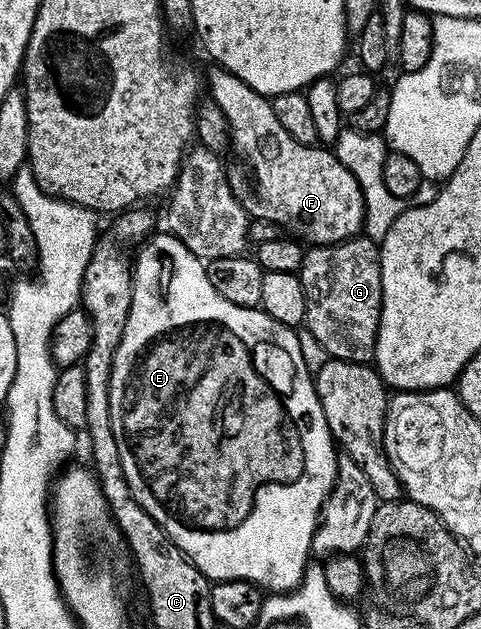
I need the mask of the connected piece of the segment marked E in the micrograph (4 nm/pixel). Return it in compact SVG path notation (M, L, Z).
M156 234L145 240L142 247L137 251L141 252L134 256L130 318L126 322L126 330L122 334L122 342L118 346L118 354L114 354L114 366L112 367L112 377L110 378L110 426L113 428L114 441L117 442L122 473L125 474L125 480L129 484L129 489L132 491L132 496L137 500L138 506L162 528L173 543L191 560L193 566L204 576L207 576L210 581L249 580L251 584L257 585L272 594L289 593L296 588L304 576L305 567L310 560L312 536L316 533L316 522L320 518L320 508L324 505L324 499L328 496L332 483L336 481L338 448L332 439L330 430L326 426L326 414L322 414L322 402L318 402L314 376L307 372L306 364L302 360L301 347L296 337L297 329L288 328L282 322L274 322L274 318L267 316L260 308L243 308L242 306L234 306L234 302L226 302L226 298L222 298L218 294L218 290L214 290L214 286L210 286L210 278L208 277L205 261L199 260L178 237L171 234L163 235L159 236L159 234Z

